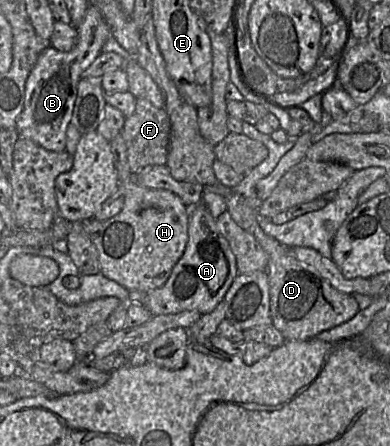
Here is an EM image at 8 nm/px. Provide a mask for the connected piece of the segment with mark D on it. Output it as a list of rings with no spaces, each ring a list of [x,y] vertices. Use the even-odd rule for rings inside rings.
[[[230,193],[225,199],[232,219],[242,229],[253,234],[268,255],[266,273],[272,325],[281,332],[286,341],[305,341],[317,337],[321,332],[349,321],[358,313],[360,307],[352,294],[334,288],[315,268],[301,263],[292,255],[288,246],[283,246],[262,230],[260,215],[246,204],[243,195]]]

